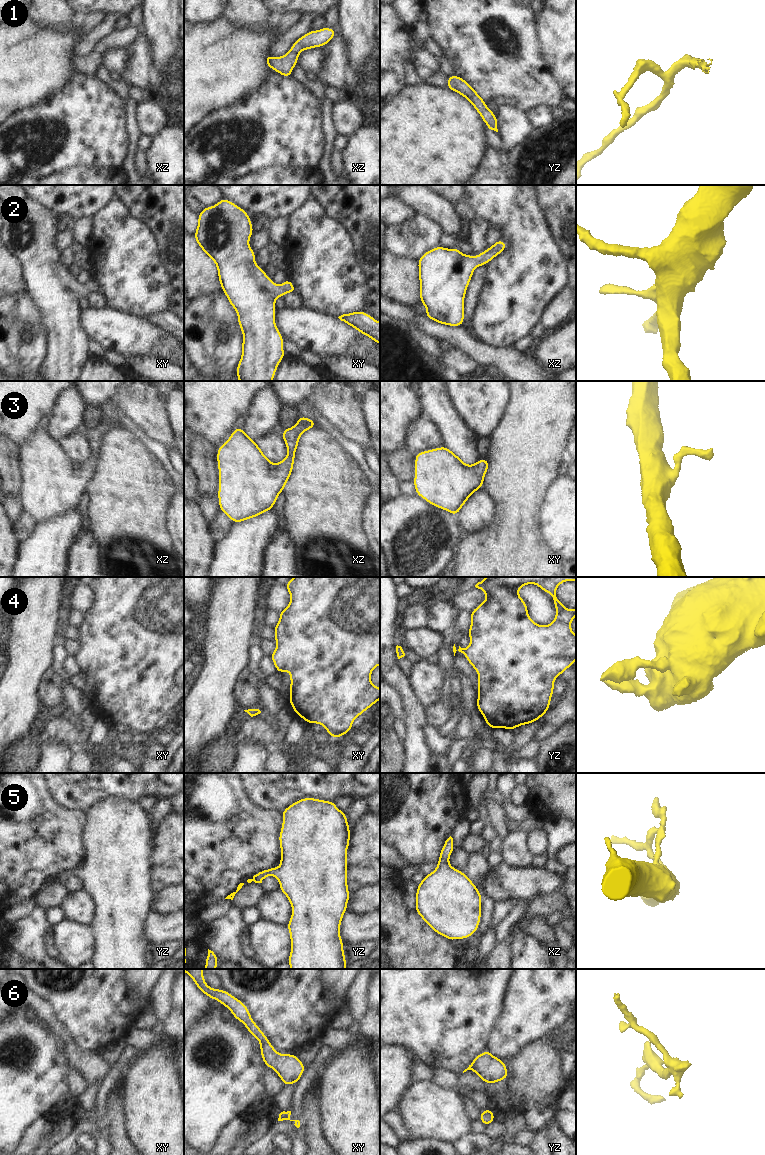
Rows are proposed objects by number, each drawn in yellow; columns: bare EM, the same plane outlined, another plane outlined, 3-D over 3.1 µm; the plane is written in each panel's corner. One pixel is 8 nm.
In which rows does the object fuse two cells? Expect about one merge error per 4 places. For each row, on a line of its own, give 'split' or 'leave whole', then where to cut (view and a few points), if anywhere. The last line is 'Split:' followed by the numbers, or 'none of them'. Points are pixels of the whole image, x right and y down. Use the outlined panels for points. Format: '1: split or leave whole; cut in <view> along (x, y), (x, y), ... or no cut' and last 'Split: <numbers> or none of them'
1: leave whole; no cut
2: leave whole; no cut
3: leave whole; no cut
4: leave whole; no cut
5: leave whole; no cut
6: leave whole; no cut
Split: none of them

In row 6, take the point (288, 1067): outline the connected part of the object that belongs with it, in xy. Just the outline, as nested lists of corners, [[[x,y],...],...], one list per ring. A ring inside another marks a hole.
[[[184,969],[193,979],[196,987],[210,999],[215,999],[226,1006],[236,1020],[247,1028],[248,1032],[260,1042],[260,1053],[267,1068],[273,1068],[282,1079],[284,1086],[297,1084],[306,1070],[303,1062],[294,1054],[279,1054],[271,1045],[269,1039],[259,1026],[252,1020],[246,1005],[229,992],[222,989],[213,989],[208,986],[203,976],[203,969]]]

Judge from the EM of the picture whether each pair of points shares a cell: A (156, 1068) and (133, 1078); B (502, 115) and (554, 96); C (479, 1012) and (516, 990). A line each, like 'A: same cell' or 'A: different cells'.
A: same cell
B: different cells
C: different cells

